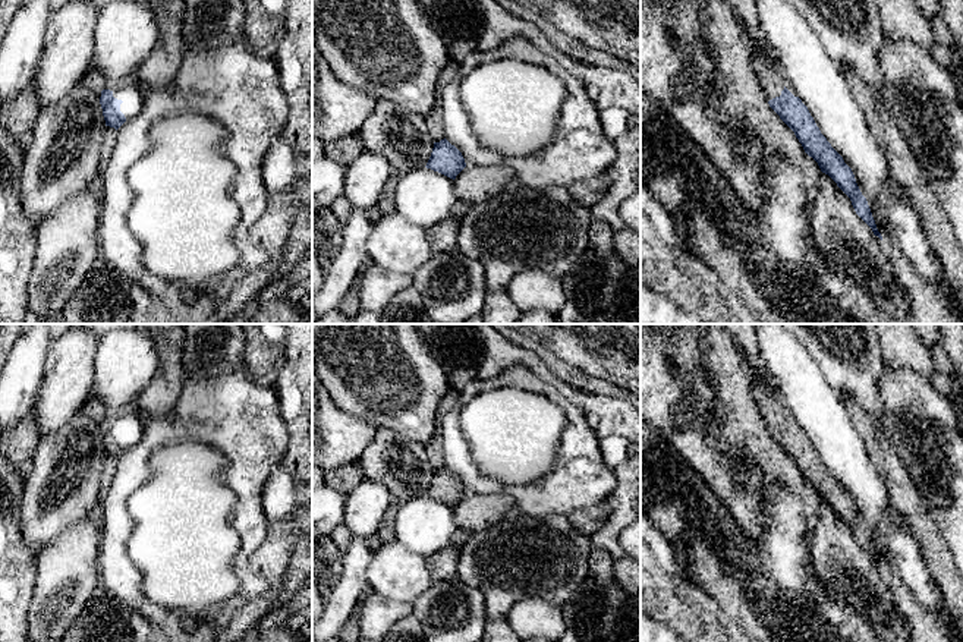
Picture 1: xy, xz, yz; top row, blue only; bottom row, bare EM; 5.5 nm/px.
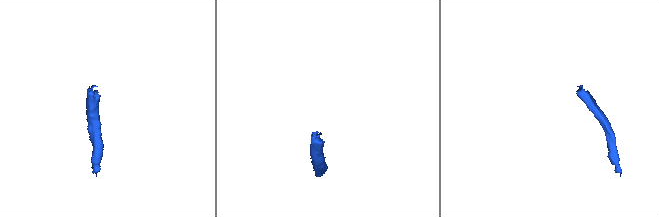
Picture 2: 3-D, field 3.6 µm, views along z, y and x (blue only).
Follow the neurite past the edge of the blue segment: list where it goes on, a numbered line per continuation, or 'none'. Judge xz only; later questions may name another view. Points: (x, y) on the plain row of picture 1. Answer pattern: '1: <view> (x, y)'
none

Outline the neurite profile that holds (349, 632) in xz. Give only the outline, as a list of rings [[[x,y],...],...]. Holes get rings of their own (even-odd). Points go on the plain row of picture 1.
[[[349,617],[349,620],[344,623],[342,627],[339,636],[342,642],[359,642],[361,635],[359,635],[359,621],[358,617]]]

